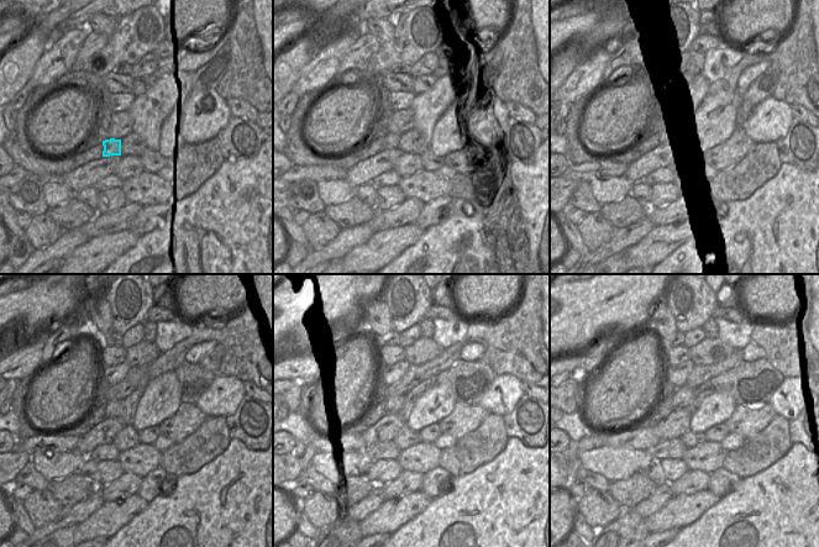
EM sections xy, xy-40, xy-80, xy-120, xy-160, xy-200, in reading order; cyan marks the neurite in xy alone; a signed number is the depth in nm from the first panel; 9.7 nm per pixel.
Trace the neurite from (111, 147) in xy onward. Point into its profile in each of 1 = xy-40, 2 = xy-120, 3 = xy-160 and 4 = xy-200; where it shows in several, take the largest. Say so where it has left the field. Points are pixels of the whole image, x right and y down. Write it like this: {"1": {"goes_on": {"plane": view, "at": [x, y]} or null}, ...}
{"1": {"goes_on": {"plane": "xy-40", "at": [390, 140]}}, "2": {"goes_on": {"plane": "xy-120", "at": [115, 408]}}, "3": {"goes_on": {"plane": "xy-160", "at": [393, 405]}}, "4": {"goes_on": {"plane": "xy-200", "at": [684, 396]}}}

